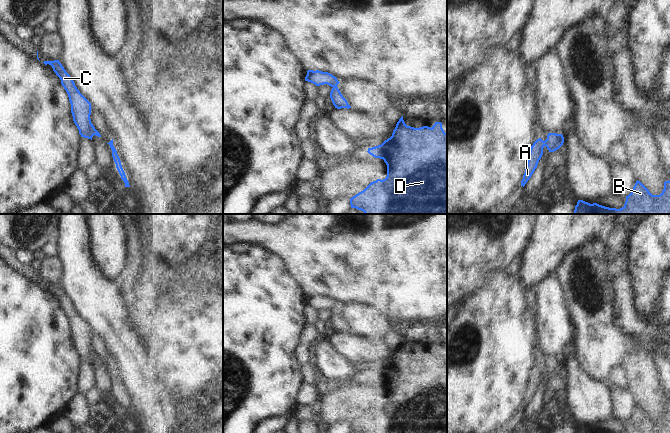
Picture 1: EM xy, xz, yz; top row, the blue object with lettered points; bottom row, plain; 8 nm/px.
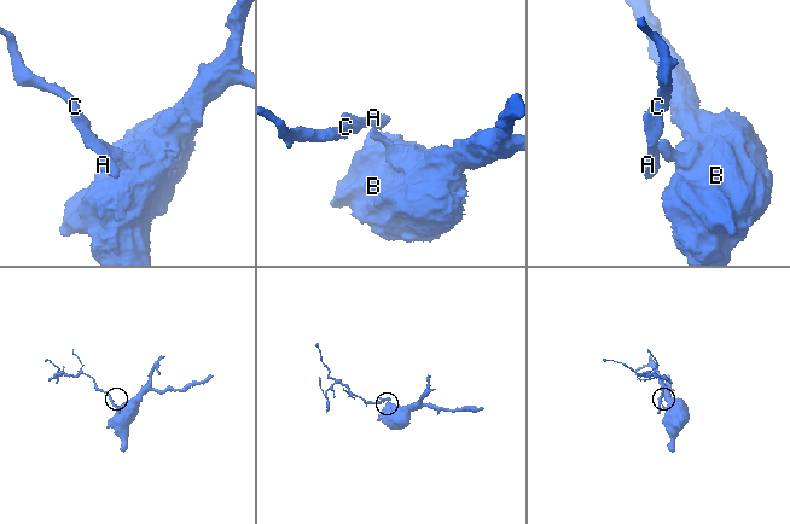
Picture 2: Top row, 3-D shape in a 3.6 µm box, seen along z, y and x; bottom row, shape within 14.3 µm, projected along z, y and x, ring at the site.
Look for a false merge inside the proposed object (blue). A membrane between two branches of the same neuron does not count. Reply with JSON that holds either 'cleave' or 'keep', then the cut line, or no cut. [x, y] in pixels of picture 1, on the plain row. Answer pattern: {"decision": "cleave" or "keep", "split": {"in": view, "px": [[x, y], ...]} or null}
{"decision": "cleave", "split": {"in": "yz", "px": [[542, 365], [544, 369]]}}

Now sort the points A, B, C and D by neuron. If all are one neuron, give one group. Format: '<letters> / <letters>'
A C / B D

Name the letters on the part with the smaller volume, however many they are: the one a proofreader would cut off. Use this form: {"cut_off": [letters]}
{"cut_off": ["A", "C"]}

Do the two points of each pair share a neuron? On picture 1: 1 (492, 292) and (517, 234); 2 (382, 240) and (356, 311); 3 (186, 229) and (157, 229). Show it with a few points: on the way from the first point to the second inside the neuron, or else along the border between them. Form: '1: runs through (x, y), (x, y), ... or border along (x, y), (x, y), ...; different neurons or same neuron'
1: border along (505, 269), (493, 269), (485, 278), (483, 284); different neurons
2: border along (340, 305), (357, 302), (381, 310); different neurons
3: runs through (179, 229), (164, 229); same neuron

